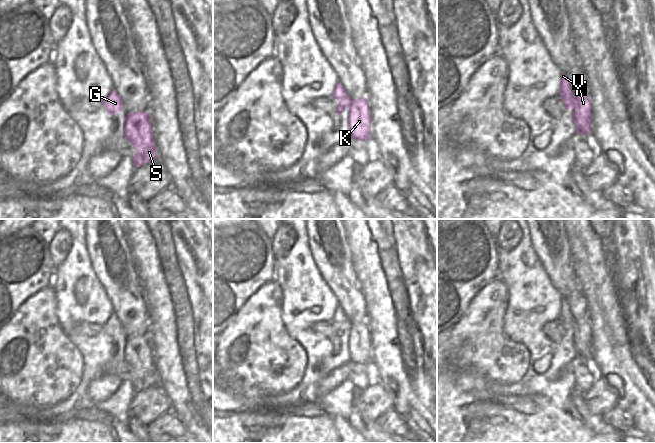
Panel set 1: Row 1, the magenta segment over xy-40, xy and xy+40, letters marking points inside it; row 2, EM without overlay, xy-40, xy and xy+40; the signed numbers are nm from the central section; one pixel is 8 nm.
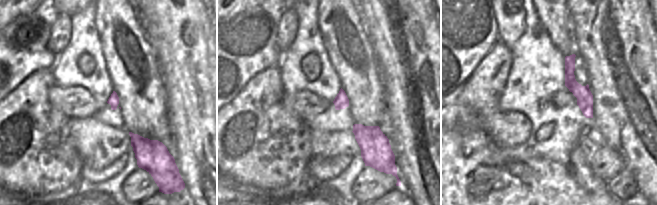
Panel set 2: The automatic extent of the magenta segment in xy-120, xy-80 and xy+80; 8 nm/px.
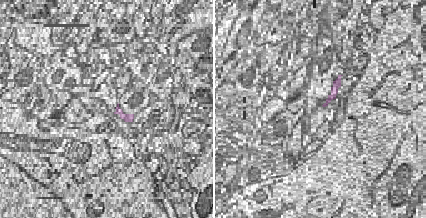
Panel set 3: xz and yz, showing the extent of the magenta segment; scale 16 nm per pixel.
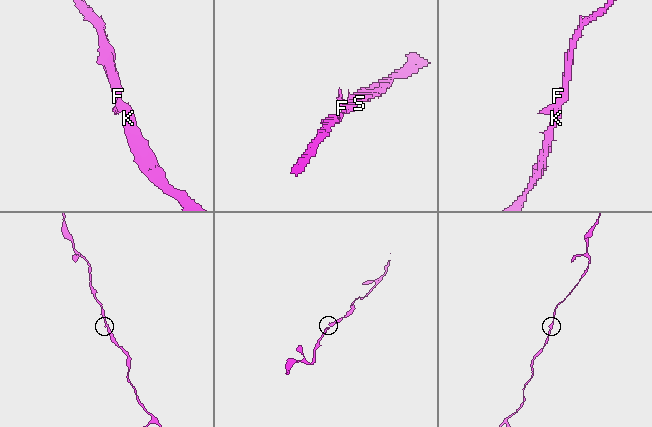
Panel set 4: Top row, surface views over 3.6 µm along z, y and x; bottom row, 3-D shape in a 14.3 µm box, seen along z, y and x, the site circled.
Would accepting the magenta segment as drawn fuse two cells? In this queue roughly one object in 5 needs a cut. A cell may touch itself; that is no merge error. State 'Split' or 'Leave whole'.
Leave whole.

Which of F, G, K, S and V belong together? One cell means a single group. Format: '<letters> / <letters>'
F G K S V

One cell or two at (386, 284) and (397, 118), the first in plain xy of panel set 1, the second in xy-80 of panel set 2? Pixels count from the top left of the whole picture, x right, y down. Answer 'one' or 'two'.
one

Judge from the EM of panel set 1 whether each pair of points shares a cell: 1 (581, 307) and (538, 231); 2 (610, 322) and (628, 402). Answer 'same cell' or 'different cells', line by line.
1: same cell
2: same cell

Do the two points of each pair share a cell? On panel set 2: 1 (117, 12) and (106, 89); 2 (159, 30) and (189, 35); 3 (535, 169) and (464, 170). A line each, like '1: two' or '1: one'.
1: two
2: one
3: one

